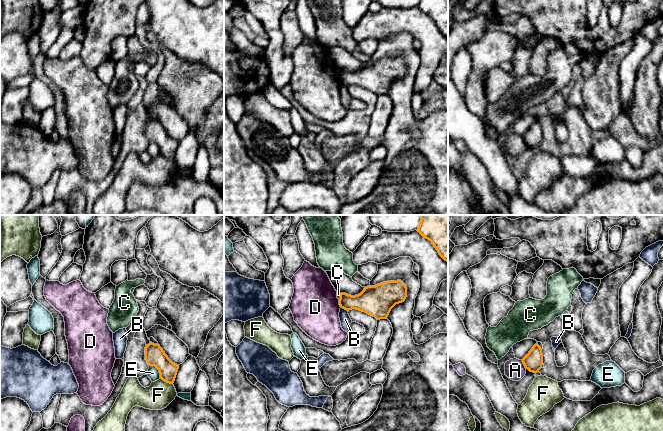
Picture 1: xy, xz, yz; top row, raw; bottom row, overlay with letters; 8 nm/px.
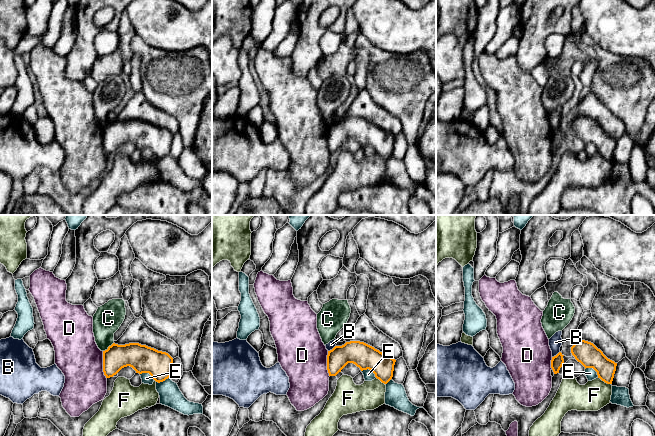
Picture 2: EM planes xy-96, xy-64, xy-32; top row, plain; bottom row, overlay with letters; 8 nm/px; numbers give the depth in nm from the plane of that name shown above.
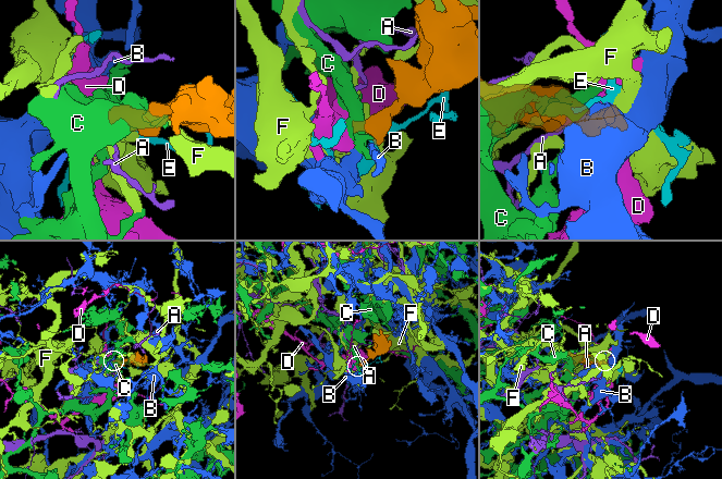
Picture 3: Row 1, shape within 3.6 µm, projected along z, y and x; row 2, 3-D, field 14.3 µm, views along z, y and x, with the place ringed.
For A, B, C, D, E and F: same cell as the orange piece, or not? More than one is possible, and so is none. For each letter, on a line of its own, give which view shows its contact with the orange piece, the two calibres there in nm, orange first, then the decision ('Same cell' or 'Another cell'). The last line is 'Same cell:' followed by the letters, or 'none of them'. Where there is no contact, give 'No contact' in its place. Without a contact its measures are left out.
A: Touches orange in yz. Thickness 160 nm (orange) against 160 nm. Another cell
B: Touches orange in xz. Thickness 240 nm (orange) against 90 nm. Another cell
C: Touches orange in xz. Thickness 200 nm (orange) against 30 nm. Another cell
D: Touches orange in xz. Thickness 200 nm (orange) against 380 nm. Another cell
E: Touches orange in xy. Thickness 160 nm (orange) against 100 nm. Another cell
F: Touches orange in xy. Thickness 160 nm (orange) against 220 nm. Another cell
Same cell: none of them

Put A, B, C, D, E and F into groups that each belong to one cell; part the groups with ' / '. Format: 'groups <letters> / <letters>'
groups A / B / C / D / E / F

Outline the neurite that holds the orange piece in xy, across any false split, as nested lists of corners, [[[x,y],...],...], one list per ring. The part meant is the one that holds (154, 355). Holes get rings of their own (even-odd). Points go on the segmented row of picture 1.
[[[150,342],[145,347],[145,360],[149,366],[155,366],[160,373],[160,379],[173,384],[179,365],[173,363],[165,354],[159,344]]]

